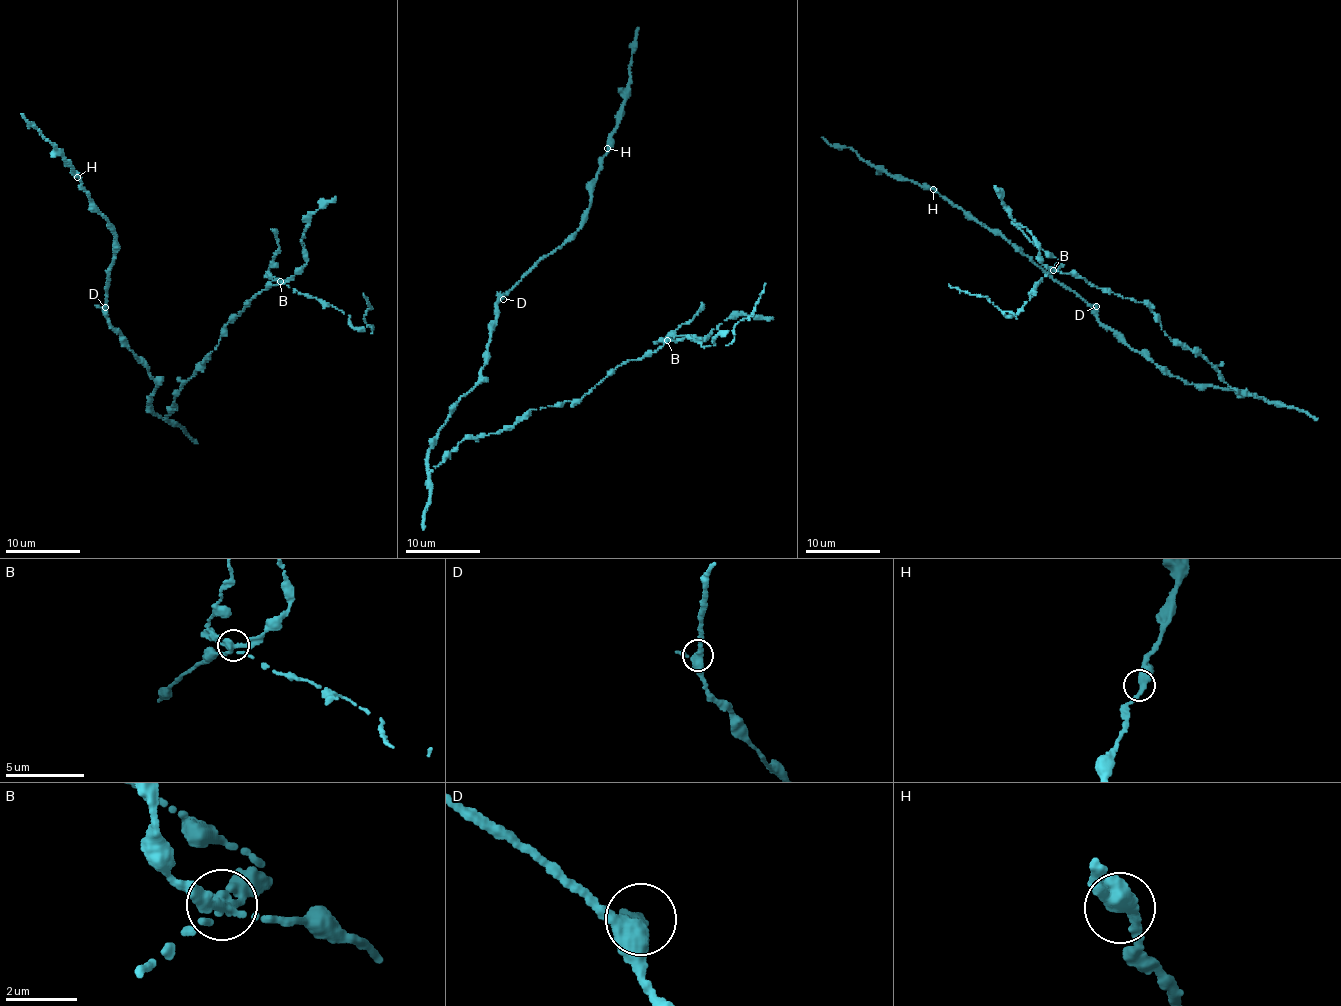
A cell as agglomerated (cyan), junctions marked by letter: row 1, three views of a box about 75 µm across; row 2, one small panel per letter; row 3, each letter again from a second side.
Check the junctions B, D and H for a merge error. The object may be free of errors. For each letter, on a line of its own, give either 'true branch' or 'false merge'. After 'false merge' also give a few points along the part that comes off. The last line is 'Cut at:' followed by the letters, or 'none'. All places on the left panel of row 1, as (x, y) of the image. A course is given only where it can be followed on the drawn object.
B: false merge | (280, 280), (278, 282), (349, 315), (352, 328), (363, 329), (367, 327), (363, 319), (369, 309), (363, 293)
D: true branch
H: true branch
Cut at: B

